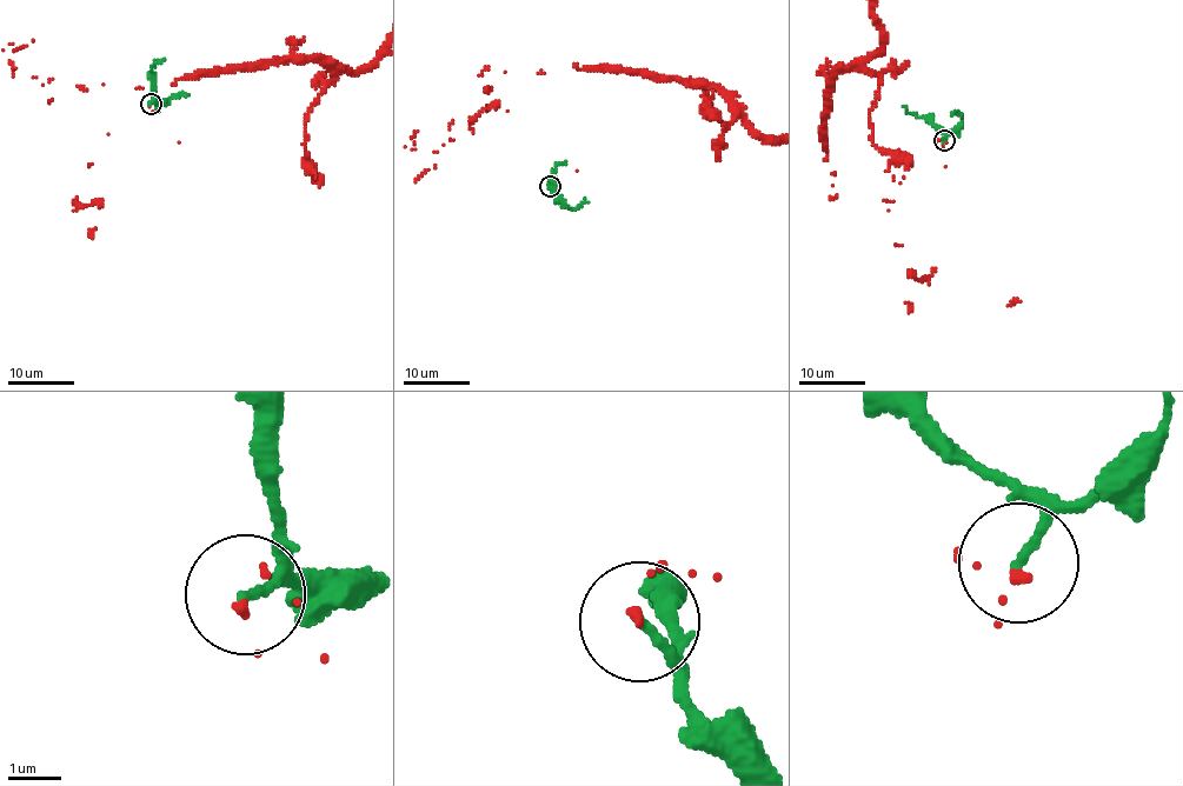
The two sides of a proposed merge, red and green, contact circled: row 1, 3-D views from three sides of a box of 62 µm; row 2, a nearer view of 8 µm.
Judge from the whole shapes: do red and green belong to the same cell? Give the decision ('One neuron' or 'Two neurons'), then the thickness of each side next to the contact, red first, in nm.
Two neurons. Thickness 110 nm (red) against 180 nm

